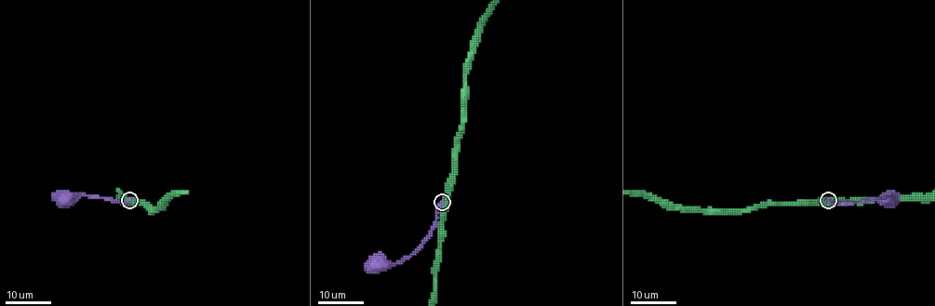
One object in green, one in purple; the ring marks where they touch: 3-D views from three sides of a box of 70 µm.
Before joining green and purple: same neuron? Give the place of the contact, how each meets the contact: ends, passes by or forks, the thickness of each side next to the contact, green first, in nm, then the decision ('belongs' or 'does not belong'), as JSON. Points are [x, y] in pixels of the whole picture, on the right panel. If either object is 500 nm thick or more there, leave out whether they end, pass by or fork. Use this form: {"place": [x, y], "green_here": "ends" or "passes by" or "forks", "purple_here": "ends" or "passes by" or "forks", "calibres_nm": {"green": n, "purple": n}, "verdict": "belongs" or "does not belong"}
{"place": [828, 200], "calibres_nm": {"green": 750, "purple": 480}, "verdict": "does not belong"}

